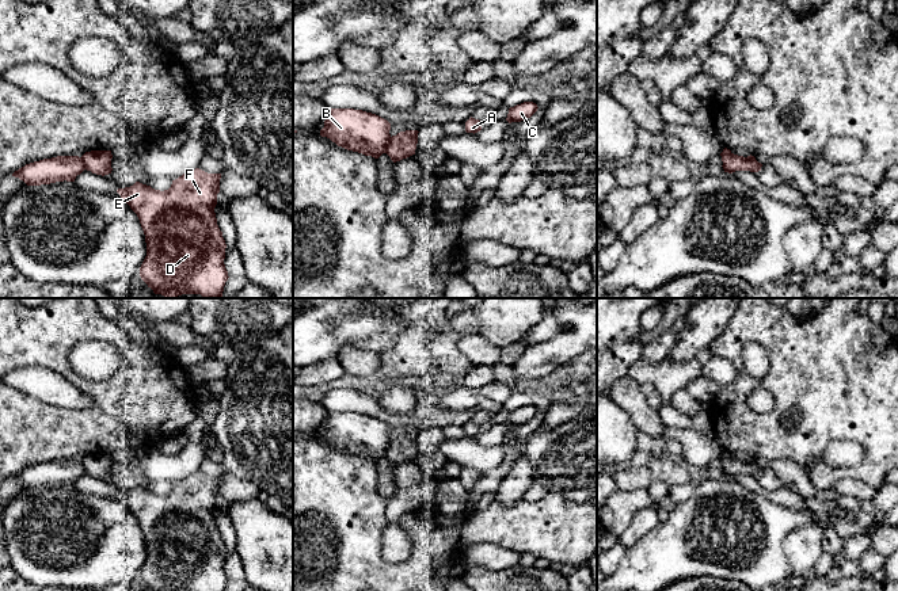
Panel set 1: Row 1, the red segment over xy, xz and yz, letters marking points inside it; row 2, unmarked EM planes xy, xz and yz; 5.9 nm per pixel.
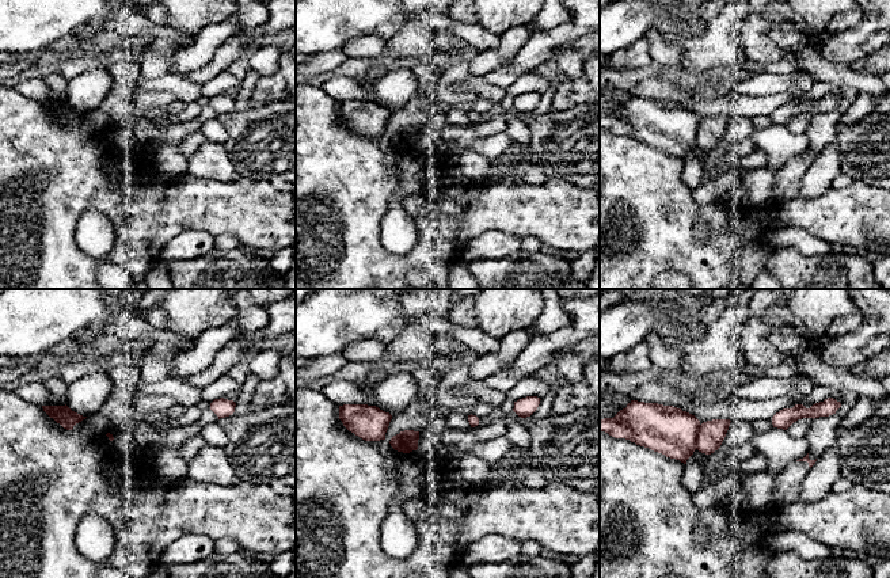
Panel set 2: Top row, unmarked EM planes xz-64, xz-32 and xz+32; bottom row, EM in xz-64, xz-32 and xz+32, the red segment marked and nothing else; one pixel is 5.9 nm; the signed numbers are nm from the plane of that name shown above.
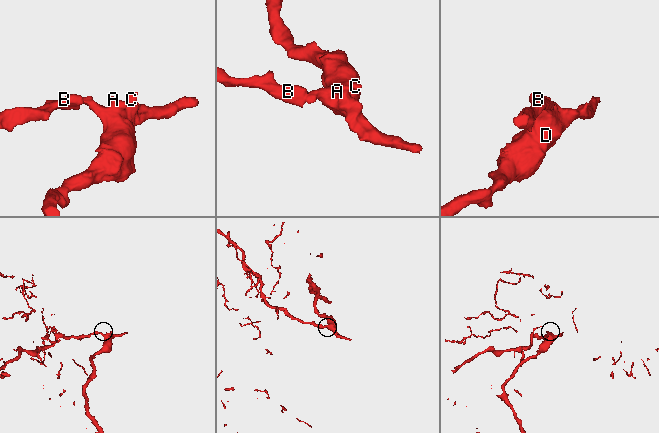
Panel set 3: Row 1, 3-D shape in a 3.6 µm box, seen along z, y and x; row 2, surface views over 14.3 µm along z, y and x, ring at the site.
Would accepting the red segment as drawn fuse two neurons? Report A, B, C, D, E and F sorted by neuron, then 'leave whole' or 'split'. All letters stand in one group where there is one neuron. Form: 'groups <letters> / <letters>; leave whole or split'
groups A C D E F / B; split

